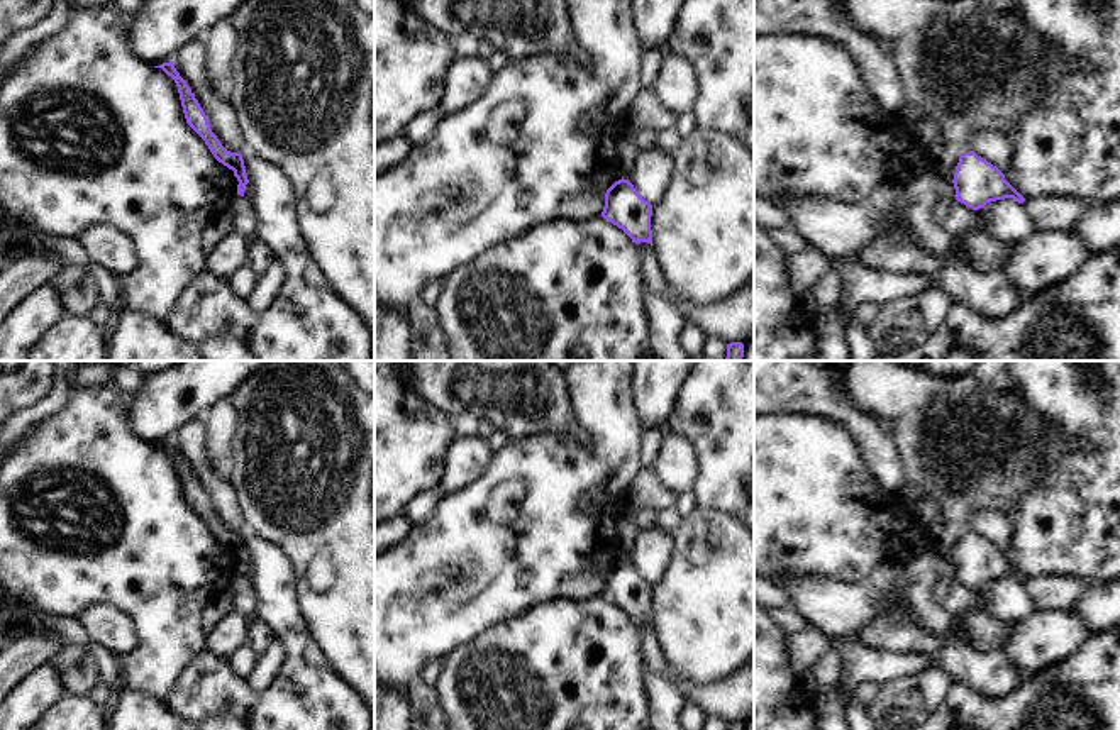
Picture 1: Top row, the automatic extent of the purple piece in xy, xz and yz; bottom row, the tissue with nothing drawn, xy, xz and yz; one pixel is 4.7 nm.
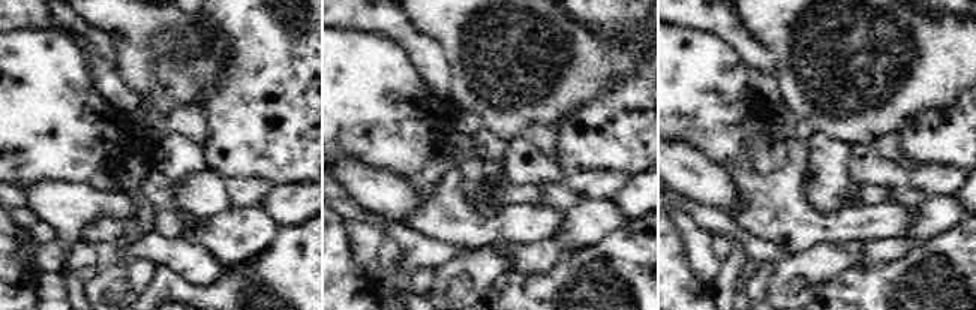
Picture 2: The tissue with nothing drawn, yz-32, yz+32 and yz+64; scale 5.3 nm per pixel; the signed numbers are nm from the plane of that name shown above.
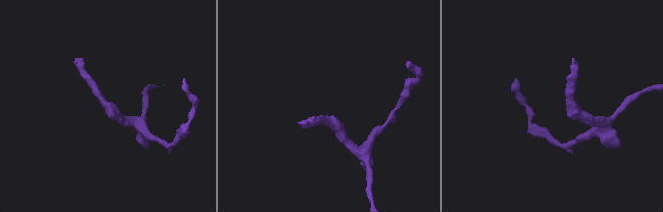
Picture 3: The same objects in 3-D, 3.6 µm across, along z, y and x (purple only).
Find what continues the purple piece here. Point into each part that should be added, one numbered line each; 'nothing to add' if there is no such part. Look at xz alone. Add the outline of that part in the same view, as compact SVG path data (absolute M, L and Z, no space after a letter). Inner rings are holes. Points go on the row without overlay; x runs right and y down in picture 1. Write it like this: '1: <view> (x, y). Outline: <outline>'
nothing to add

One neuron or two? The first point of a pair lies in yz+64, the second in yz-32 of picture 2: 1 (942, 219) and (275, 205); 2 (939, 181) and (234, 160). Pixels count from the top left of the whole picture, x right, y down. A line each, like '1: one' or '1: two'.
1: two
2: two

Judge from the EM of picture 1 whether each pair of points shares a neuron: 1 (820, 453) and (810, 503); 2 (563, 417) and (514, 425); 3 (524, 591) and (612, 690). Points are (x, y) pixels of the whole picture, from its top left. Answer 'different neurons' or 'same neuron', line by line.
1: same neuron
2: same neuron
3: different neurons

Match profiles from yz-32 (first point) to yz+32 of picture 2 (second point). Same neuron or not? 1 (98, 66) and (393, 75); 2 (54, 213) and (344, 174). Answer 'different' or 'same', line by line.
1: different
2: same

